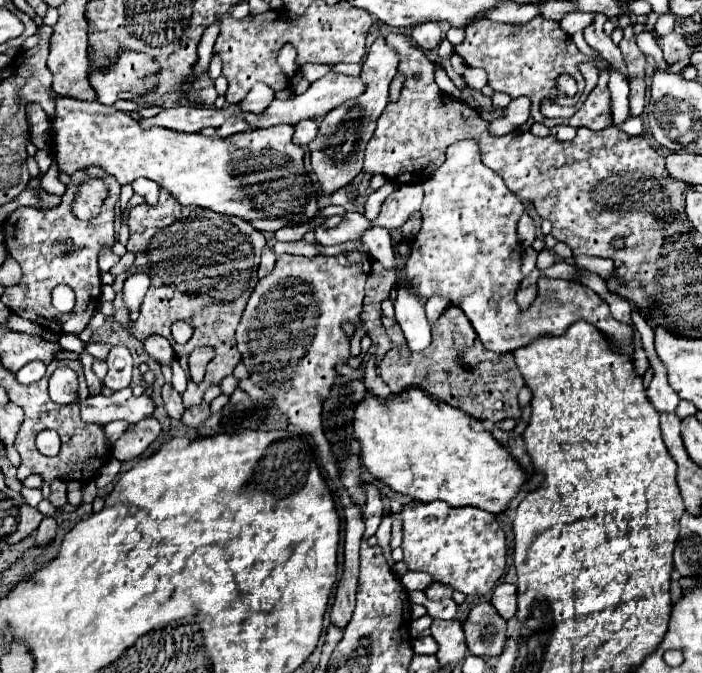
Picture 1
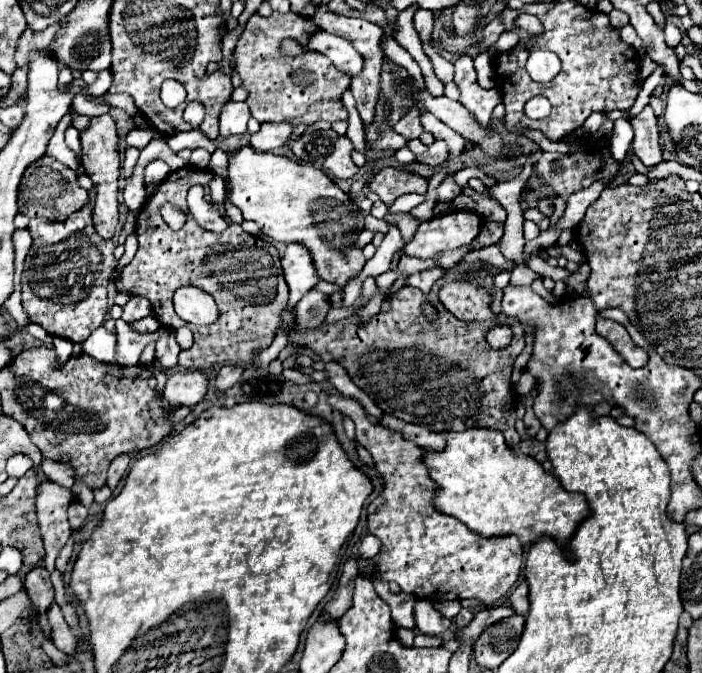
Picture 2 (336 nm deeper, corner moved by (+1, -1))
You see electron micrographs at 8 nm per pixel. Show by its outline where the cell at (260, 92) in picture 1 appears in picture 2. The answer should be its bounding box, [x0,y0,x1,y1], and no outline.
[220,103,250,135]

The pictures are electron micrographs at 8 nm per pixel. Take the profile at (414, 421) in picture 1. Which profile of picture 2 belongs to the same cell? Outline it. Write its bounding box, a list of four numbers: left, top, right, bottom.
[422,427,588,545]

